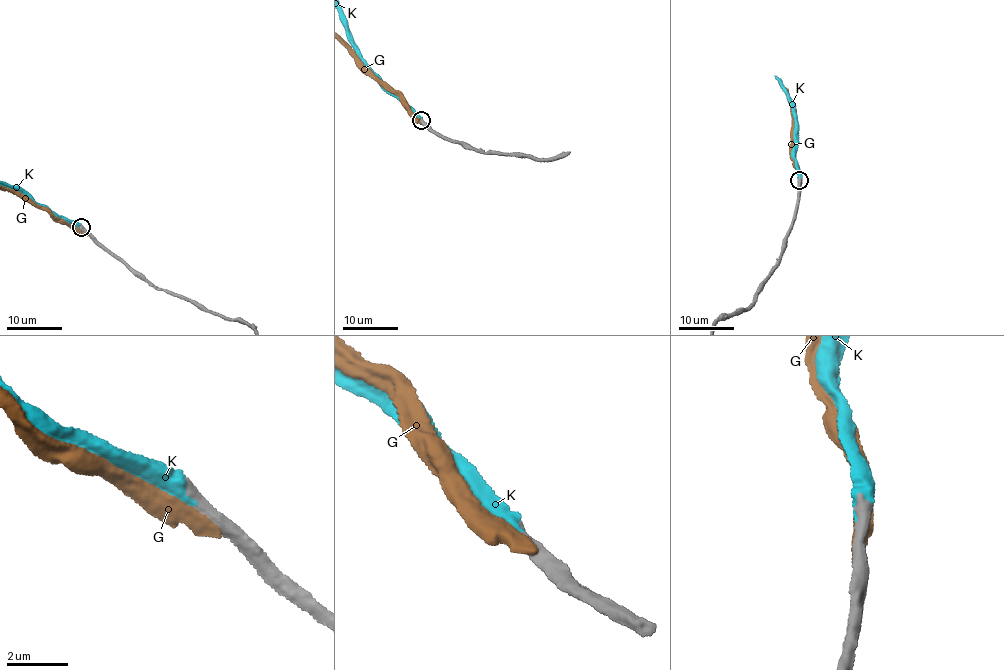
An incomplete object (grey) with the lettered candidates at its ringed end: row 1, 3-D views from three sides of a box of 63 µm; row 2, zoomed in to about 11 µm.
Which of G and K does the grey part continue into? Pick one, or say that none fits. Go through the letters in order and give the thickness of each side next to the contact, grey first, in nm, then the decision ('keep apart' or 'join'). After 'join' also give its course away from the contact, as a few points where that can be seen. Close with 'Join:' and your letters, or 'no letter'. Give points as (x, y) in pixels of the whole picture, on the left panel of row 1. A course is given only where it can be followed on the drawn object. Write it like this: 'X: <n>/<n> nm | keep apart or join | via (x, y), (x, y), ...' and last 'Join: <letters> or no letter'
G: 400/500 nm | keep apart
K: 480/600 nm | join
Join: K

